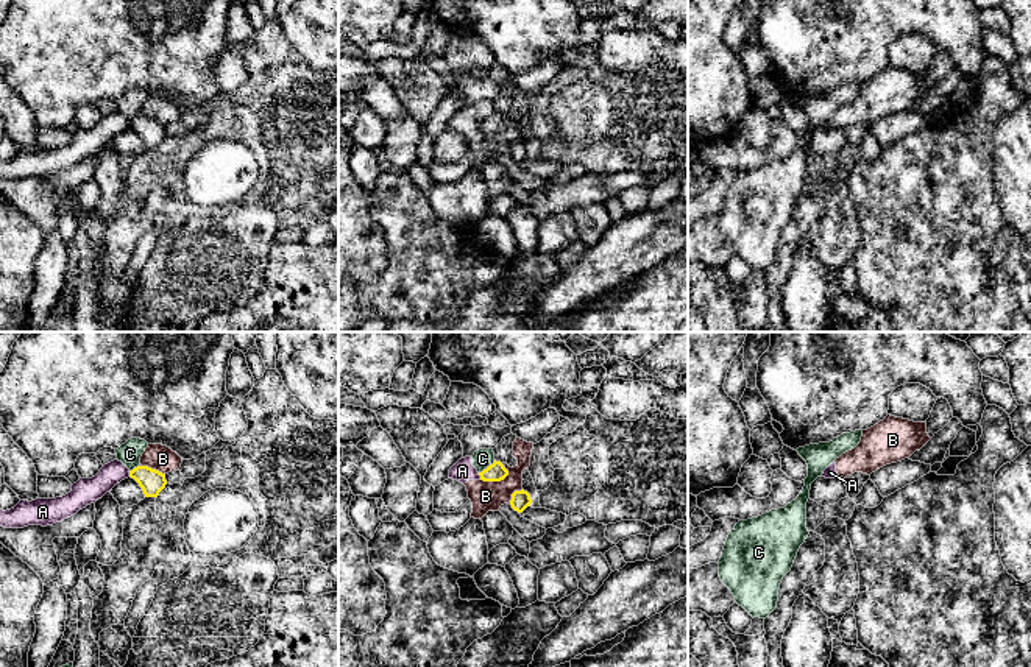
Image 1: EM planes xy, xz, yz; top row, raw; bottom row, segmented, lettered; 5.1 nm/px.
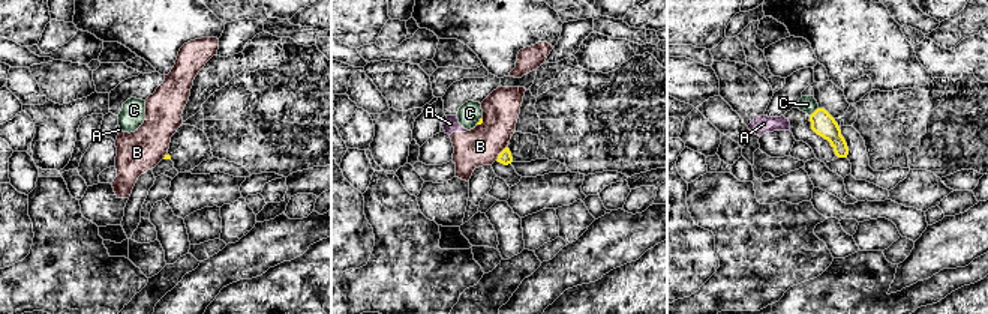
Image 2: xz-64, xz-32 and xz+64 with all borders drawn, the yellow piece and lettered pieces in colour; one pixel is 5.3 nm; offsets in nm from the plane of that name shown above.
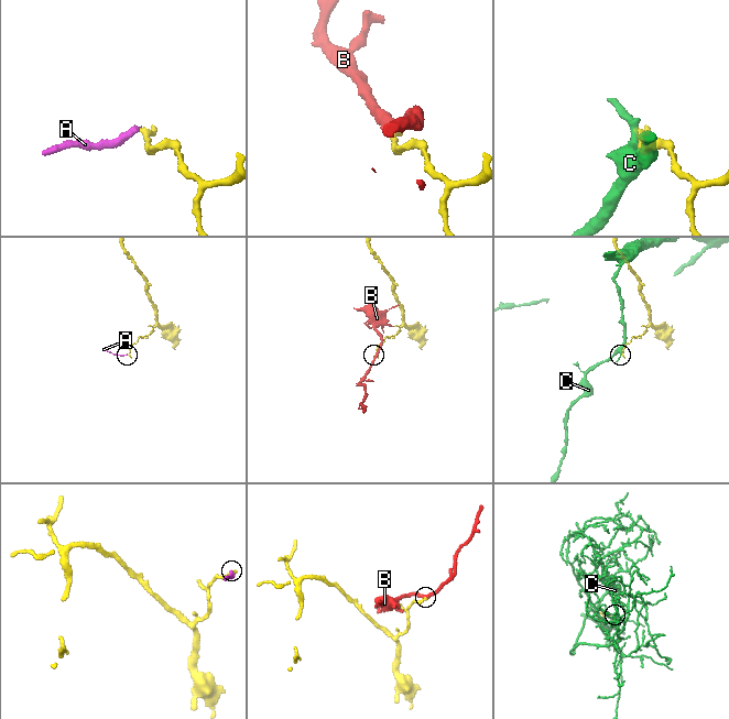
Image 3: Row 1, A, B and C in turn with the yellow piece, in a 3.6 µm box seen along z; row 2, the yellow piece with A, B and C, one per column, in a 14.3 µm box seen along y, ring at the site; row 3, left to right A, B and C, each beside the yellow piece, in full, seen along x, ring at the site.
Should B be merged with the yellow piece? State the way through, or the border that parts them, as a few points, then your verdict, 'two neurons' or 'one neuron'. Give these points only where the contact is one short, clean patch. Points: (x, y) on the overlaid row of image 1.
along xz (509, 471), (499, 480), (481, 480) | two neurons

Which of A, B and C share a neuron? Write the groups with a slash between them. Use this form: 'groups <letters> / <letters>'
groups A B / C

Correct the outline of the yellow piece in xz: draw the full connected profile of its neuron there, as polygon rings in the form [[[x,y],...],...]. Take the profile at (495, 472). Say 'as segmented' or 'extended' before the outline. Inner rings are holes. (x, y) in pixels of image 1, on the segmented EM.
as segmented; [[[496,461],[490,464],[487,469],[479,472],[480,480],[484,482],[501,482],[508,475],[508,471],[504,468],[501,461]]]

